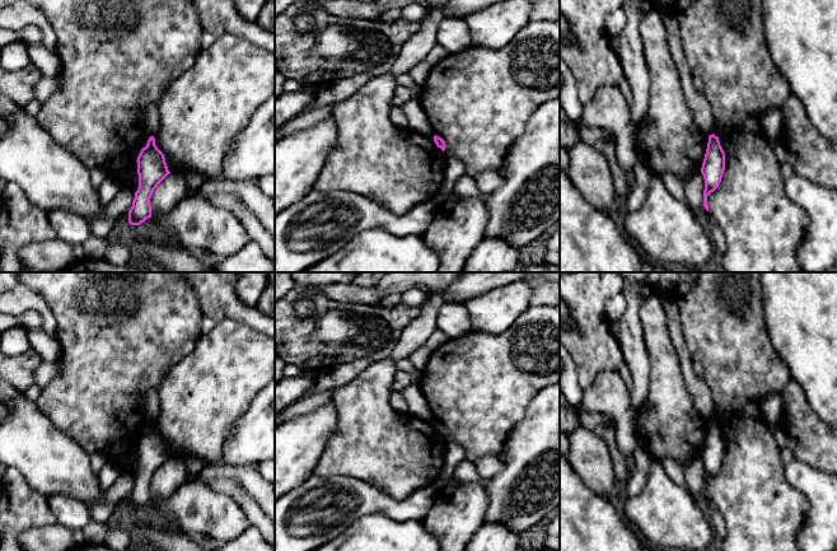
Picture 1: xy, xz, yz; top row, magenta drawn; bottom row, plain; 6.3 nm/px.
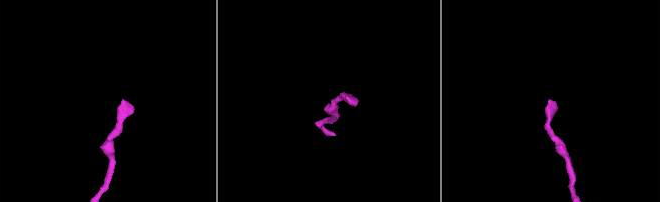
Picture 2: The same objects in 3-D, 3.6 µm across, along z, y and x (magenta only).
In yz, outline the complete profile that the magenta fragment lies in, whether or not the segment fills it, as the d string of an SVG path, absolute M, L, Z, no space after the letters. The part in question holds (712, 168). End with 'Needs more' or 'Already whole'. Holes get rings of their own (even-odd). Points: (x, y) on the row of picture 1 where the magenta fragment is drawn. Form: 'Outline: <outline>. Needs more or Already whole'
Outline: M712 134L709 136L707 149L701 168L705 179L703 206L707 211L707 196L719 187L724 171L725 153L720 145L719 137Z. Already whole

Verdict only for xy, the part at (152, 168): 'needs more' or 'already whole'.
already whole

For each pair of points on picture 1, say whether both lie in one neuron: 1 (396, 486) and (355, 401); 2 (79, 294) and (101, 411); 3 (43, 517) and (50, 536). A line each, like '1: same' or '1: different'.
1: same
2: same
3: different

